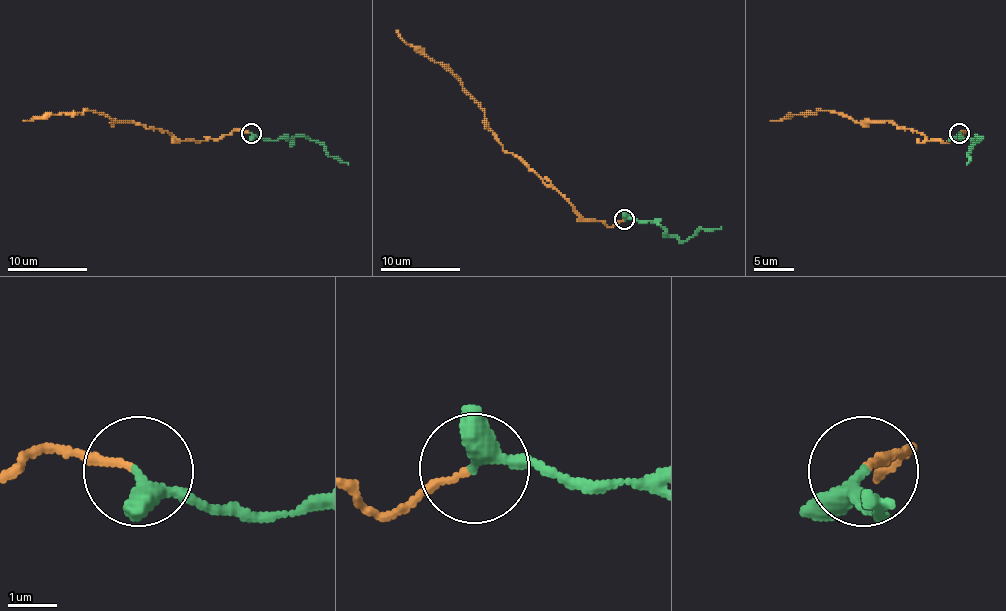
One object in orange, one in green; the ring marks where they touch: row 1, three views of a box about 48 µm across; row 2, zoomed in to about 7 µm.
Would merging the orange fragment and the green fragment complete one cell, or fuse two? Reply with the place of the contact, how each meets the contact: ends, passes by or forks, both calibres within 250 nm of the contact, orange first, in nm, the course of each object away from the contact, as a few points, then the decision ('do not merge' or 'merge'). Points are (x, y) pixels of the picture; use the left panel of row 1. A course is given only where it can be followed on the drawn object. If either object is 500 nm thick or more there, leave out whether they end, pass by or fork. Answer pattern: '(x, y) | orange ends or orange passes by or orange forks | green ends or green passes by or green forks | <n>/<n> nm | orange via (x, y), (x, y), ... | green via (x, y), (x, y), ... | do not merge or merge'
(251, 133) | orange ends | green passes by | 140/300 nm | orange via (250, 132), (234, 130), (198, 143), (181, 141), (165, 130), (129, 120), (113, 122), (89, 110), (23, 120) | green via (252, 132), (262, 139), (278, 141), (296, 137), (310, 139), (320, 143), (328, 155), (348, 165) | merge

